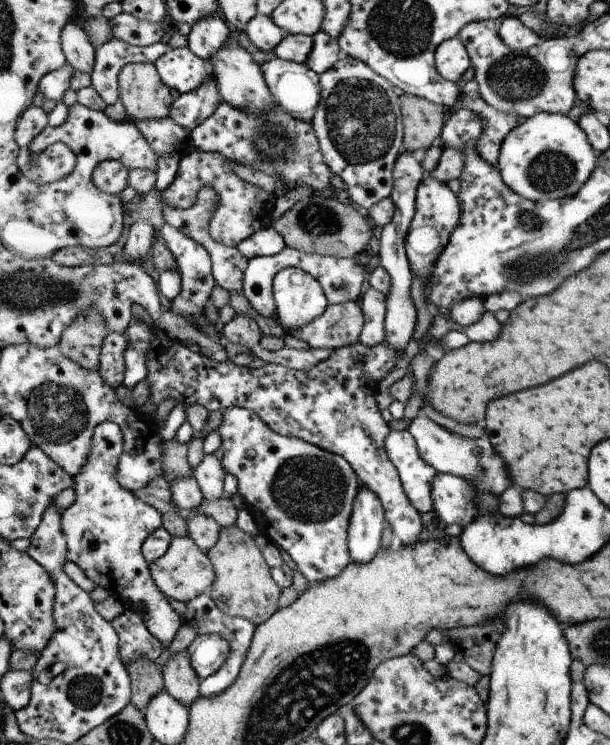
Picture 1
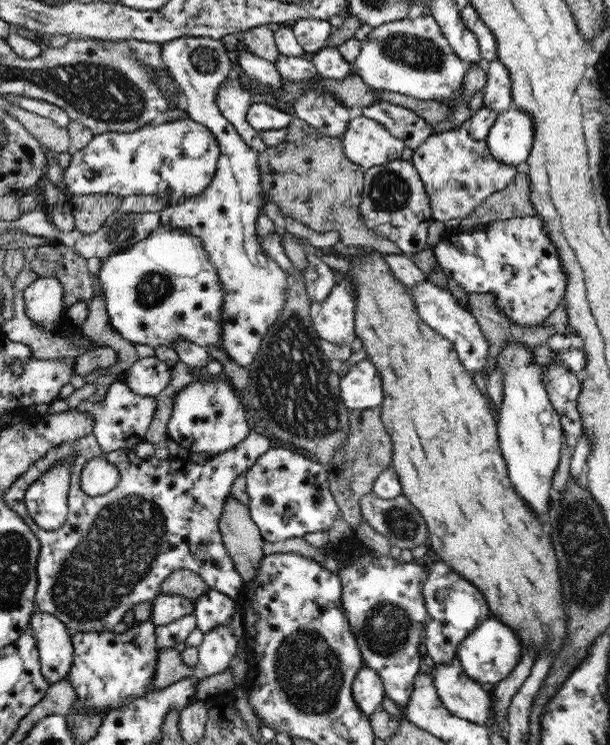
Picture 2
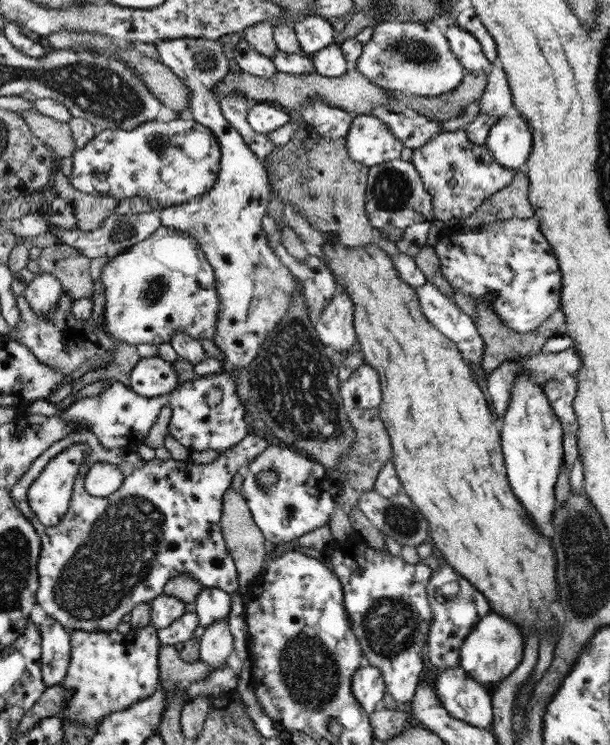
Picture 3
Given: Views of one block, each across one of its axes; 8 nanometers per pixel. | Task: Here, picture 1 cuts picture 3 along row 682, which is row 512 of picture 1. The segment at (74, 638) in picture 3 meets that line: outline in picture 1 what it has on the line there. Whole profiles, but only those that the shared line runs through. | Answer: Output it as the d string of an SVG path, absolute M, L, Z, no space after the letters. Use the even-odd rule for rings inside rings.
M104 421L93 430L91 453L87 465L74 478L76 498L74 504L62 512L62 532L67 542L67 560L77 564L82 572L94 582L95 586L105 588L112 597L116 597L126 608L142 617L150 634L164 646L169 647L175 640L176 632L183 624L181 616L169 604L167 595L156 586L151 575L150 564L144 558L142 546L148 536L163 526L163 515L152 506L142 502L133 492L124 488L116 480L120 456L123 454L123 431L113 422ZM84 536L92 540L88 550L82 550Z

